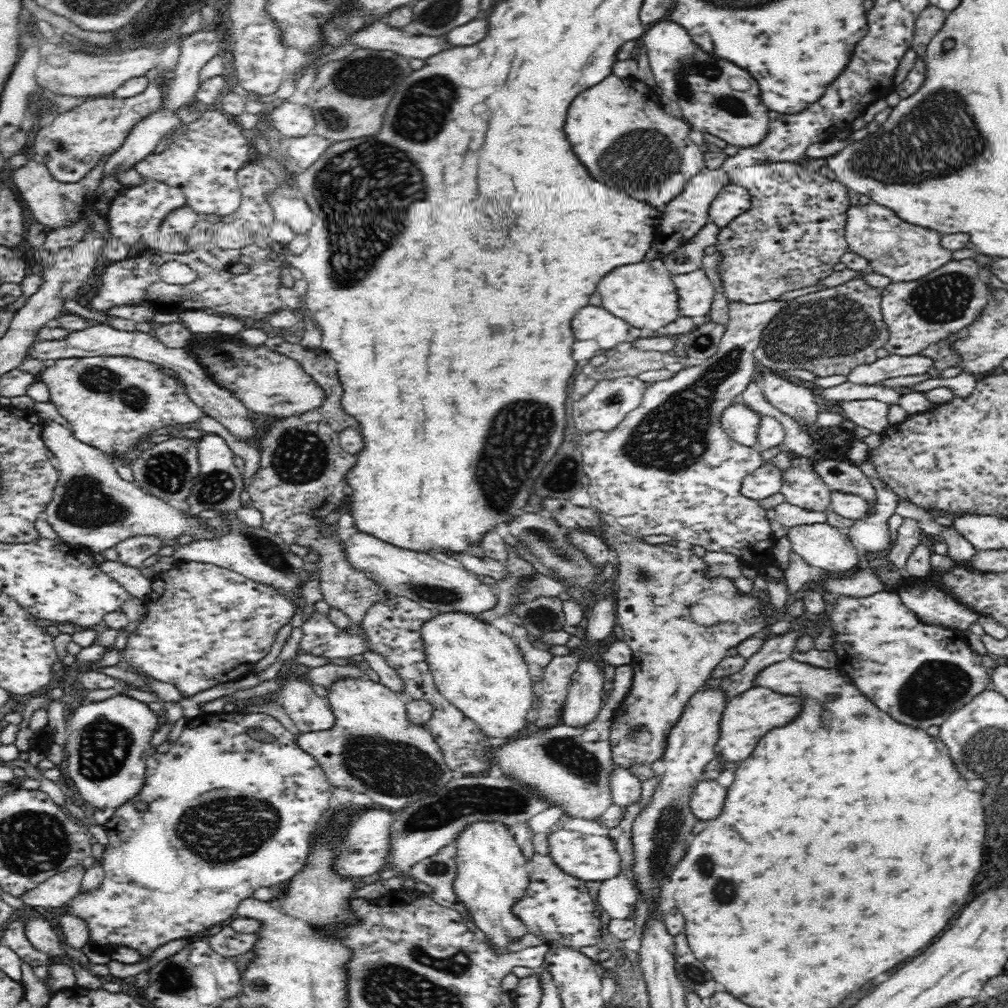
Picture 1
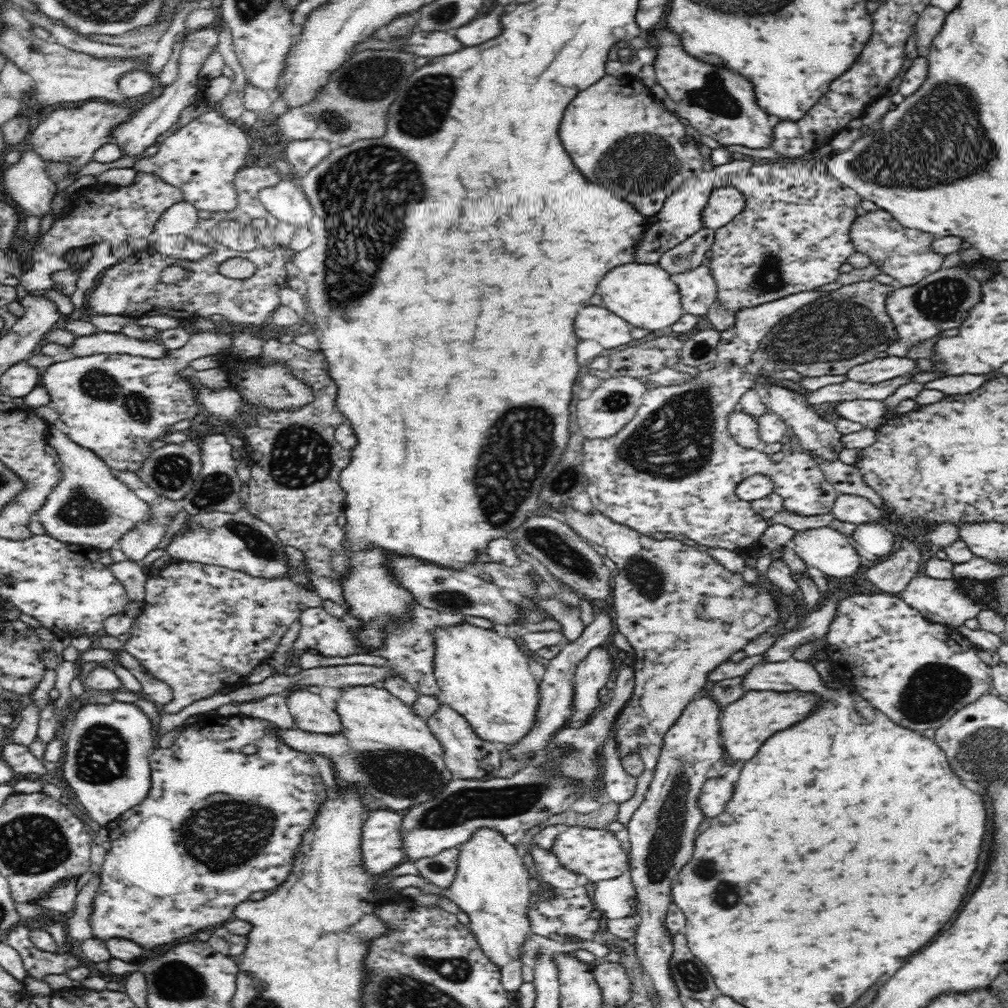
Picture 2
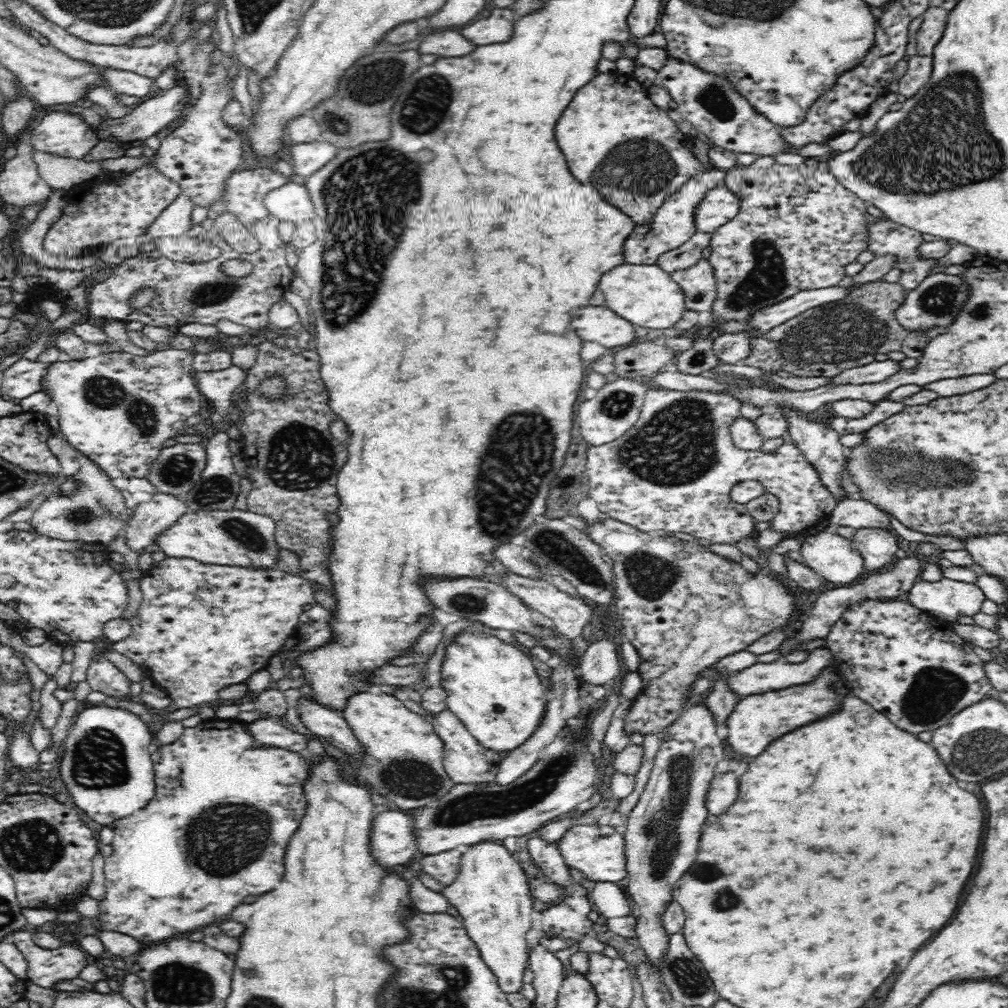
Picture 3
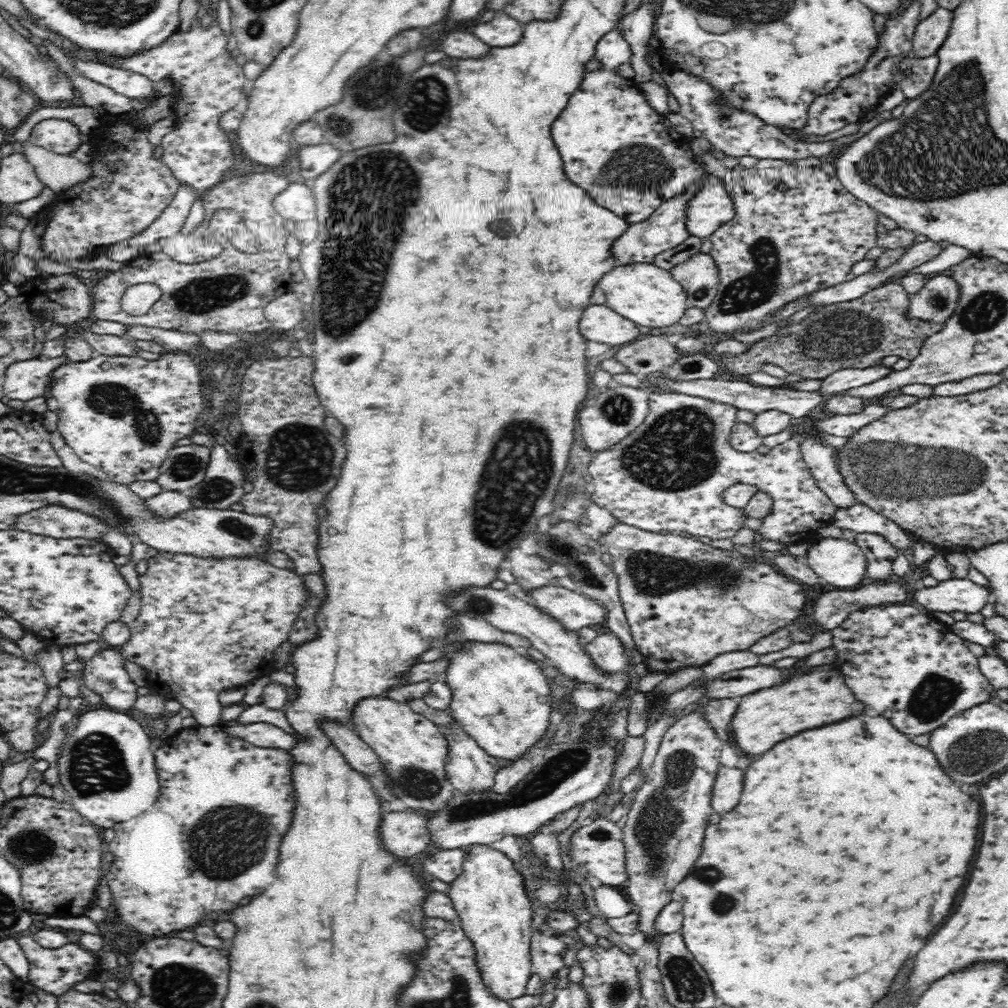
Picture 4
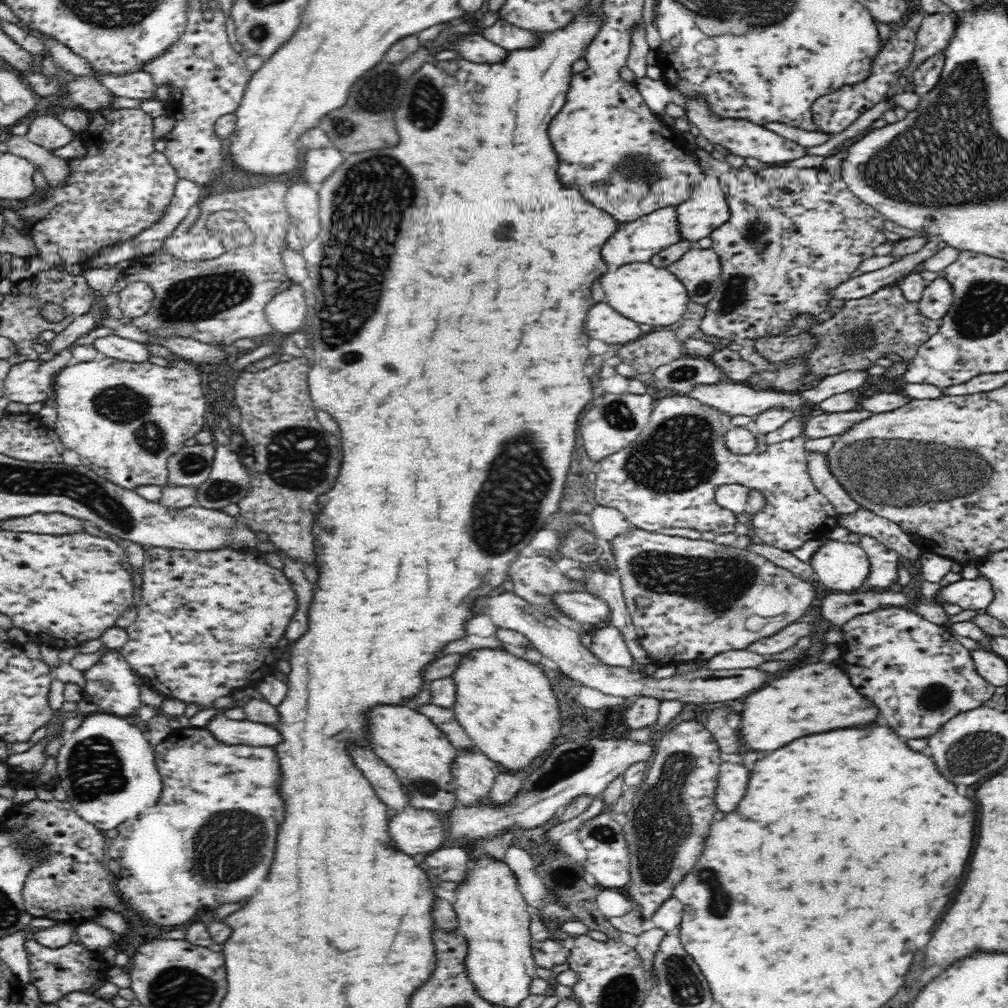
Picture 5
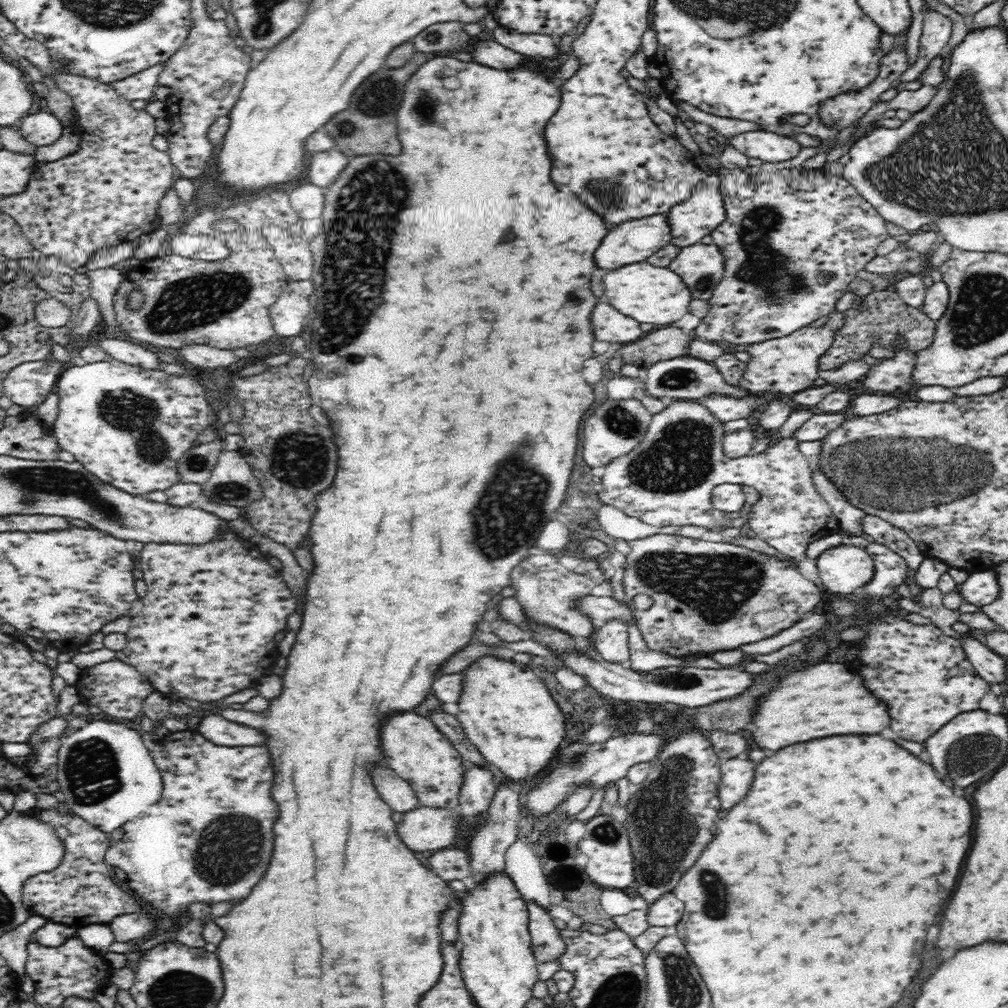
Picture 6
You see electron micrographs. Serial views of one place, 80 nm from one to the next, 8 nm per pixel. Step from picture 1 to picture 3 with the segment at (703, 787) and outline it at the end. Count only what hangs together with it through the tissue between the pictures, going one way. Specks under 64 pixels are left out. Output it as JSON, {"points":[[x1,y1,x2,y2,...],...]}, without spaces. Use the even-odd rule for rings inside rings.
{"points":[[732,772,713,775,708,784,708,790,706,790,706,798,704,798,708,814,714,816,724,814,728,806,734,804,736,796,738,796,738,780]]}

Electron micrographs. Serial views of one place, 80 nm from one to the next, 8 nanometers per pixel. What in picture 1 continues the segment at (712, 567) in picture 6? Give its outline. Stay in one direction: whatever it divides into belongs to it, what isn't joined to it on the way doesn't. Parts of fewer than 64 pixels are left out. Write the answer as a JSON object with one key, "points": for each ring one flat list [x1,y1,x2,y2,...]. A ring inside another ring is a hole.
{"points":[[543,499,539,506,541,506,541,510,550,512,552,519,566,529,595,528,595,530,599,530,611,550,617,555,616,565,619,567,619,571,616,584,618,584,619,590,616,590,615,603,618,605,618,616,615,624,622,627,622,640,632,649,633,657,630,665,634,671,634,678,626,698,614,710,609,738,611,757,616,766,628,771,634,765,651,765,655,760,663,758,669,732,679,722,681,714,689,703,689,698,706,684,712,670,718,666,718,662,728,654,730,648,736,648,744,640,751,638,752,634,756,634,760,628,764,628,764,616,760,613,759,600,752,595,752,602,746,602,748,614,750,614,748,620,726,622,724,626,716,626,716,628,702,626,694,622,690,615,690,607,701,602,708,594,726,594,726,592,738,594,738,589,732,579,706,577,704,575,706,563,702,557,694,555,692,549,682,550,674,542,658,545,647,544,643,538,636,537,611,521,607,521,597,510,572,505,568,500]]}

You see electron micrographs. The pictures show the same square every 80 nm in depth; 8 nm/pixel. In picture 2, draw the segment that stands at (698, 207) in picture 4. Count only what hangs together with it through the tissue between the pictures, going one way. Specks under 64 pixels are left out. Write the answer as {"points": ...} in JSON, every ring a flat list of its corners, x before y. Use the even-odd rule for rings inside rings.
{"points":[[731,184,712,191,708,204,703,210,703,226,706,228,722,228,746,206,744,193]]}

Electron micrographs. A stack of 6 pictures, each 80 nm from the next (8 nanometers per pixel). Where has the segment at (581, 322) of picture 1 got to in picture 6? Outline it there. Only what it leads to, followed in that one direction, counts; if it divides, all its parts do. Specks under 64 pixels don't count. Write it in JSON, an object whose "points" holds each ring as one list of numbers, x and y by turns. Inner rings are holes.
{"points":[[610,303,598,304,592,312,592,328,594,328,594,338,604,342,621,342,622,344,631,343,641,339,646,333,640,329,640,323,627,316,622,316,620,311,614,310]]}

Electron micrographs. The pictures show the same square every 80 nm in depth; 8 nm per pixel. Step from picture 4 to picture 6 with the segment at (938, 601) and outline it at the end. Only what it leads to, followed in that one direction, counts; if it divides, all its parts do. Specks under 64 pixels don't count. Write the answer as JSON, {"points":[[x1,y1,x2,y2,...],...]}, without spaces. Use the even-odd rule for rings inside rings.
{"points":[[992,570,978,571,967,576,967,579,954,588,962,602,987,607,998,598,998,581]]}

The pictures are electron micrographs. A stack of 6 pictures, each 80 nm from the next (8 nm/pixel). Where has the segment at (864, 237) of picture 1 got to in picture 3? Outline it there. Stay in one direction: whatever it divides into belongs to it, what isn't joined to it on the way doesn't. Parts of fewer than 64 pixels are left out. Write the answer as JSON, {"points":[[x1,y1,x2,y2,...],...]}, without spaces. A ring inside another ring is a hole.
{"points":[[882,214,882,218,875,218,874,222,868,222,866,224,866,233,868,233,868,238,866,238,866,244,868,244,866,251,872,251,876,257,882,255,894,257,895,260,892,265,890,264,890,269,900,269,898,282,907,290,914,290,938,266,938,259,927,258,927,256,924,258,919,253,919,246,924,242,924,237,922,237,923,234,921,232,898,224,890,220,885,214]]}

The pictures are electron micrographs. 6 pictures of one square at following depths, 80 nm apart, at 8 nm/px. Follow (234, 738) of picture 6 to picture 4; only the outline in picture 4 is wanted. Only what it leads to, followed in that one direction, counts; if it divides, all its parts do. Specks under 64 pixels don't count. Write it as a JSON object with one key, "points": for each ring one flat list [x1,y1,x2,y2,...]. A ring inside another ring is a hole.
{"points":[[220,720,230,736,237,736,257,747,292,750,298,743,298,737,285,732,282,728,266,722,251,724]]}

